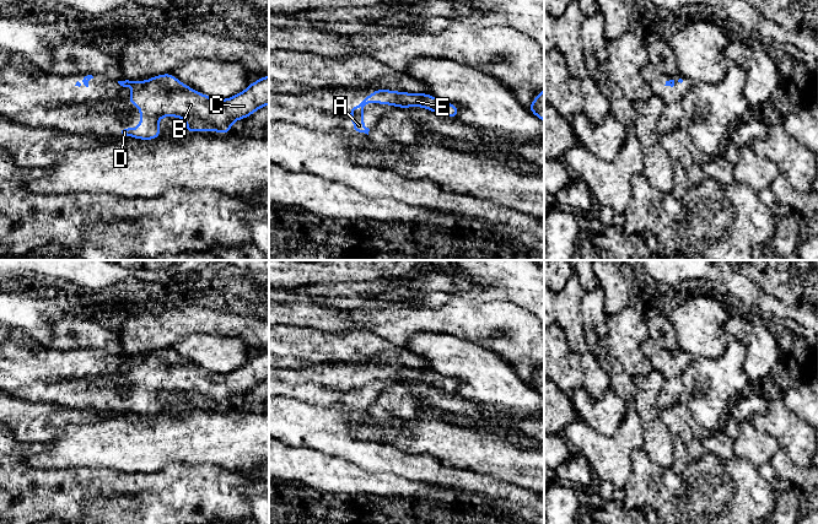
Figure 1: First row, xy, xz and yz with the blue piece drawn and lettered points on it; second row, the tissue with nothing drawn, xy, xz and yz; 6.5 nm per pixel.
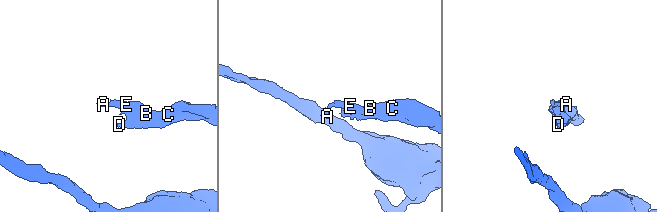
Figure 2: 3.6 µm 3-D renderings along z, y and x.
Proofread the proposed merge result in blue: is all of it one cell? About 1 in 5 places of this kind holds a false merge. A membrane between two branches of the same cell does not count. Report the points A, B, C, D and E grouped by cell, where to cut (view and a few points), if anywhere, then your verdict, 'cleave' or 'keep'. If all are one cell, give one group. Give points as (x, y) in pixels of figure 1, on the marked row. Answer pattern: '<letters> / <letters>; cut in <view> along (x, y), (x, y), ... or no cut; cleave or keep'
A B C D E; no cut; keep

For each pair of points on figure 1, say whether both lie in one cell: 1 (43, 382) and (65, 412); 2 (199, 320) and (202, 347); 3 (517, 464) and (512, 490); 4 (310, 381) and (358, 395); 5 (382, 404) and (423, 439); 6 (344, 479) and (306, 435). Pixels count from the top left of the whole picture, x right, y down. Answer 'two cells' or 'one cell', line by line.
1: two cells
2: two cells
3: two cells
4: one cell
5: two cells
6: two cells

